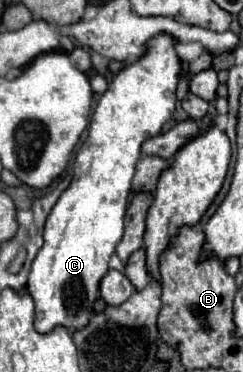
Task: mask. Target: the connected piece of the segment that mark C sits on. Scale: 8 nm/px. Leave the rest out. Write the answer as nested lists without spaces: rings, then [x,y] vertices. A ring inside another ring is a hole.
[[[157,34],[145,44],[145,54],[125,66],[115,80],[109,84],[107,92],[99,98],[93,112],[89,134],[83,146],[77,150],[73,164],[71,186],[61,194],[45,222],[45,244],[33,260],[27,292],[35,302],[35,330],[51,332],[51,328],[67,328],[77,332],[87,324],[93,312],[93,304],[99,298],[99,284],[109,272],[109,258],[115,252],[117,242],[123,238],[123,220],[131,194],[131,180],[135,174],[135,164],[141,156],[141,146],[145,140],[161,134],[163,126],[171,120],[175,112],[175,90],[181,78],[181,60],[175,50],[177,40],[171,34]]]

